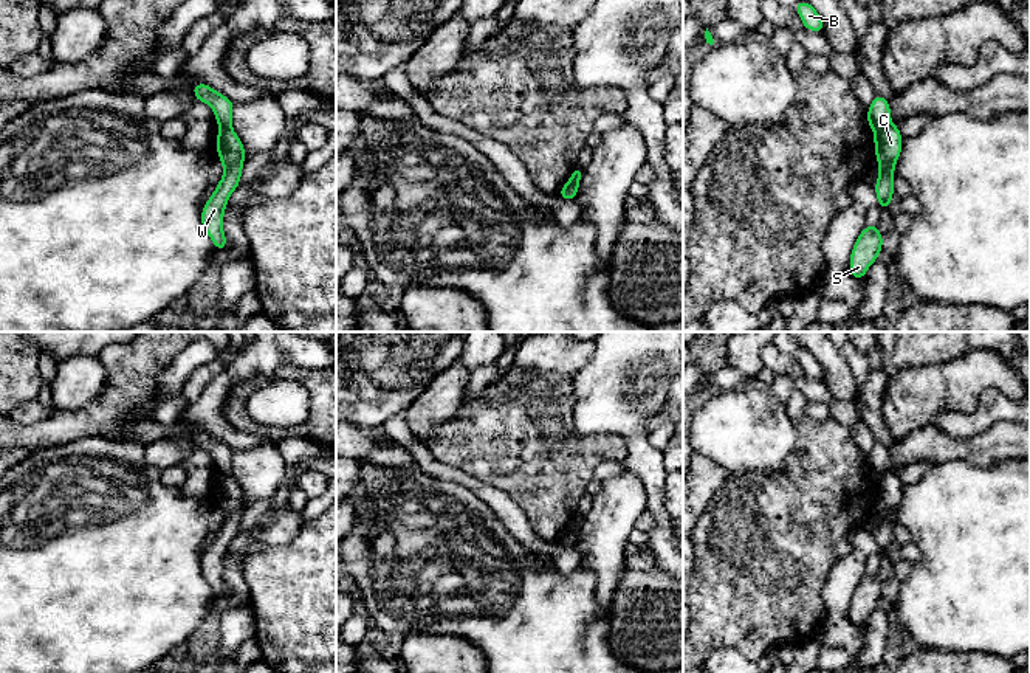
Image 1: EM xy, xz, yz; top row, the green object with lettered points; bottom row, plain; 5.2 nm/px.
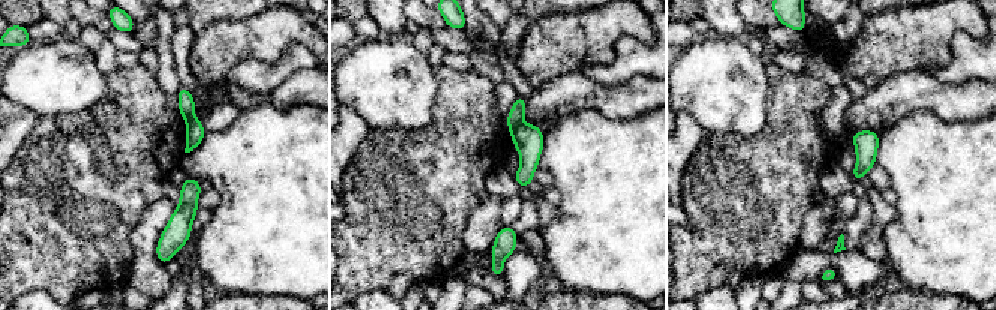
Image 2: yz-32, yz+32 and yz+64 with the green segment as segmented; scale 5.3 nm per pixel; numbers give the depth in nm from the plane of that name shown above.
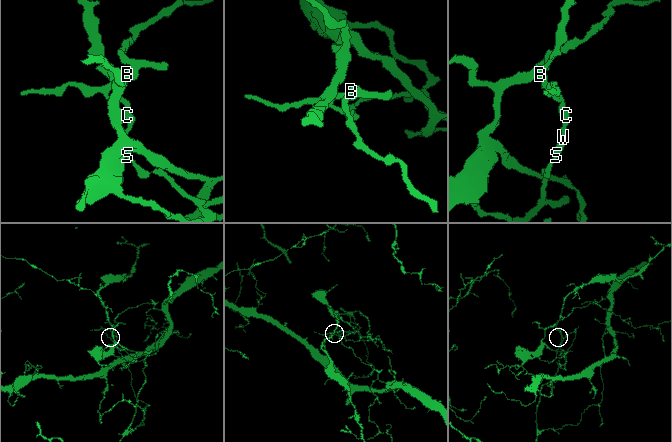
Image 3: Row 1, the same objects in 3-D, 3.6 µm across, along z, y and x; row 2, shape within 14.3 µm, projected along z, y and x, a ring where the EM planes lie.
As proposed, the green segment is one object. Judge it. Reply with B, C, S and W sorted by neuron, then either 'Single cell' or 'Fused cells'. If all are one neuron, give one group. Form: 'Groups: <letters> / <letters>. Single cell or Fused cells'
Groups: B / C S W. Fused cells

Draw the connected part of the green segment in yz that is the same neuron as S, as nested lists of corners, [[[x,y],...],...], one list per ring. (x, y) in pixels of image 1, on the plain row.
[[[878,571],[864,574],[850,600],[850,622],[855,626],[863,628],[867,616],[878,606],[881,597],[883,583],[878,578]]]

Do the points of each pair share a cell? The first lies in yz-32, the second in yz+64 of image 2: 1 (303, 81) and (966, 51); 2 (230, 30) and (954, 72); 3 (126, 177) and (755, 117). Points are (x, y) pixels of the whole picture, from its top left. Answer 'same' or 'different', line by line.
1: different
2: different
3: different

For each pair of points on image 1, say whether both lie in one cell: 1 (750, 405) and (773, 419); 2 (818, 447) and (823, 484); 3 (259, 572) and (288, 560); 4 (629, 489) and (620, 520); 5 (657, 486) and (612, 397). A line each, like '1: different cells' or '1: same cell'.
1: same cell
2: same cell
3: same cell
4: same cell
5: same cell

